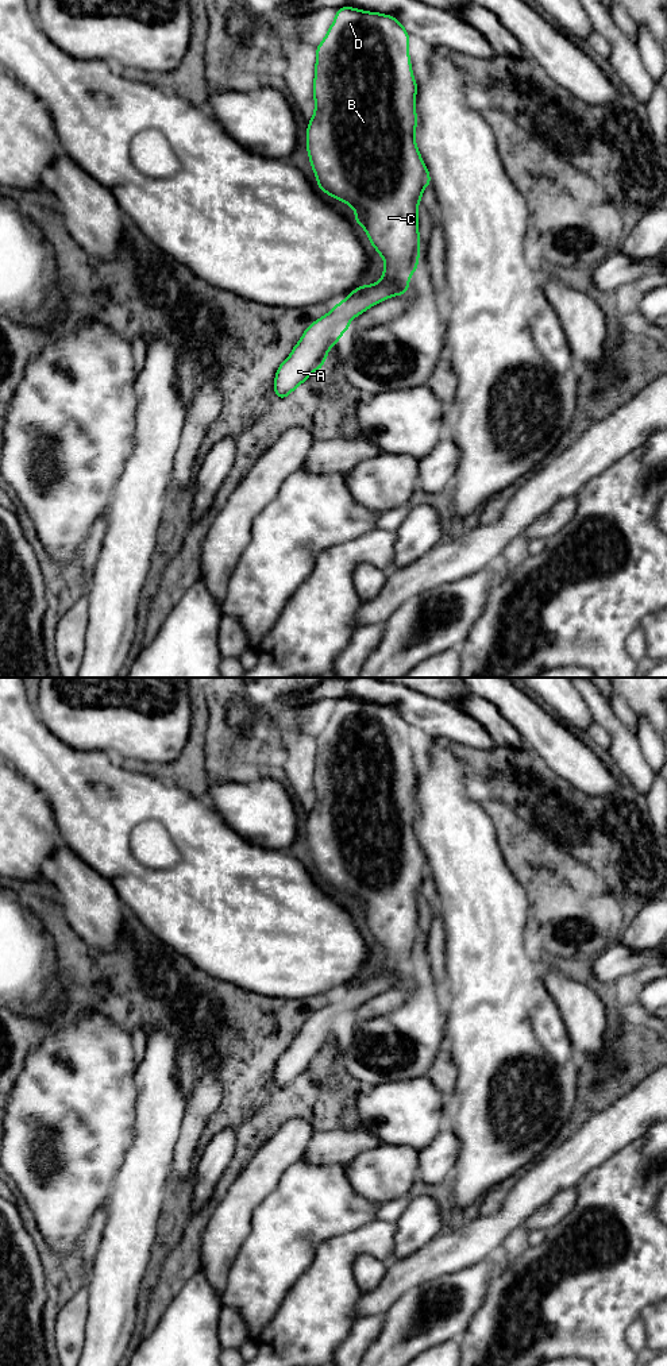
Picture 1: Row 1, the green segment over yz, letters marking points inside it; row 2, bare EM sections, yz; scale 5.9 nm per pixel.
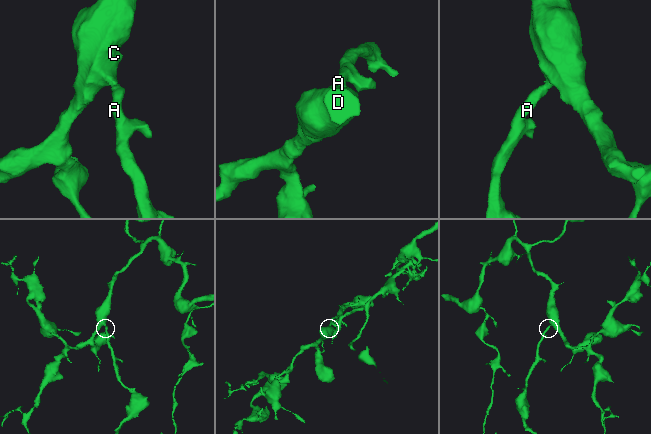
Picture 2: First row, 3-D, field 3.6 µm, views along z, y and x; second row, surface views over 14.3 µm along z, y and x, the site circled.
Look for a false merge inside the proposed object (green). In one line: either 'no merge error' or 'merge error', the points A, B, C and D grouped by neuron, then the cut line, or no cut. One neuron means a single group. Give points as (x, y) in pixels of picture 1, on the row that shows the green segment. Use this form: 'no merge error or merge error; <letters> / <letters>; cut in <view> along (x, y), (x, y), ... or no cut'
no merge error; A B C D; no cut

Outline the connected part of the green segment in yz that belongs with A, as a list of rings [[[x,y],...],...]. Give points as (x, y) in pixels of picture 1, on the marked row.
[[[351,7],[336,11],[325,38],[316,47],[313,84],[316,107],[306,130],[309,161],[316,174],[317,186],[356,211],[354,219],[365,228],[373,247],[383,258],[385,269],[378,282],[352,290],[343,302],[336,304],[328,315],[313,321],[304,331],[289,358],[277,370],[274,391],[278,400],[288,397],[315,370],[321,370],[327,360],[327,352],[350,328],[352,317],[386,298],[408,294],[410,275],[417,269],[420,255],[417,205],[421,202],[424,188],[432,184],[415,140],[417,84],[412,73],[408,47],[409,34],[394,16]]]

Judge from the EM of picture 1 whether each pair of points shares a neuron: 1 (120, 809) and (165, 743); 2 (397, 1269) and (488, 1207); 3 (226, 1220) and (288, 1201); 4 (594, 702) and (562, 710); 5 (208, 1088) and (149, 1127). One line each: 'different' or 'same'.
1: different
2: different
3: different
4: different
5: different

